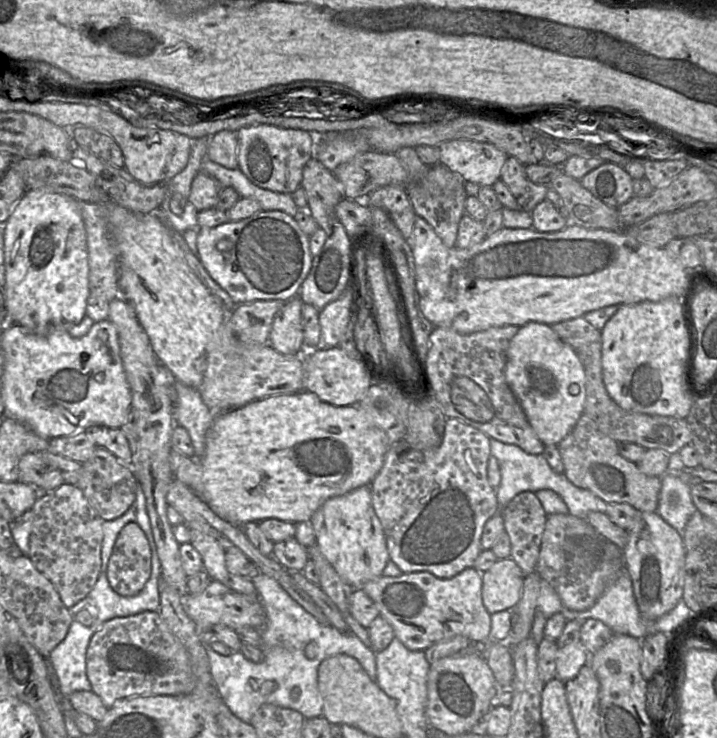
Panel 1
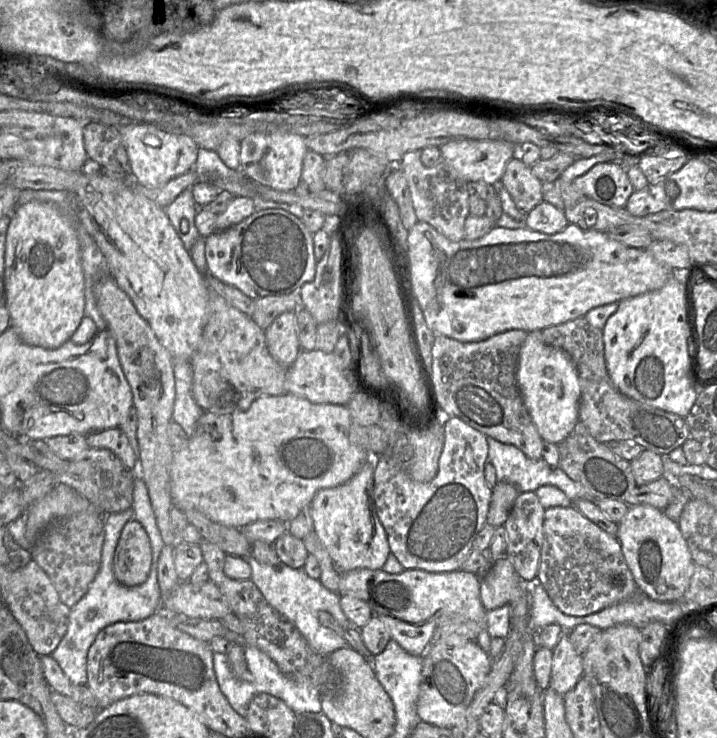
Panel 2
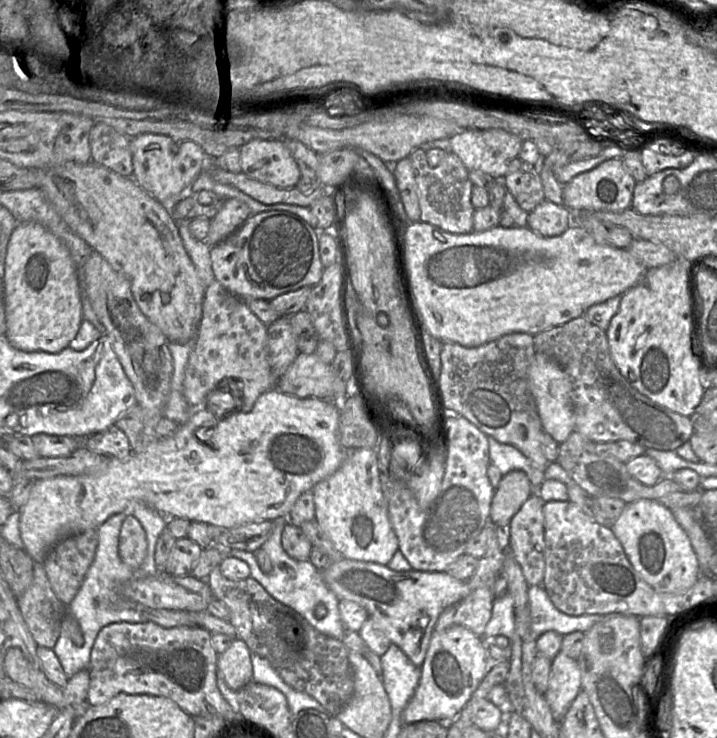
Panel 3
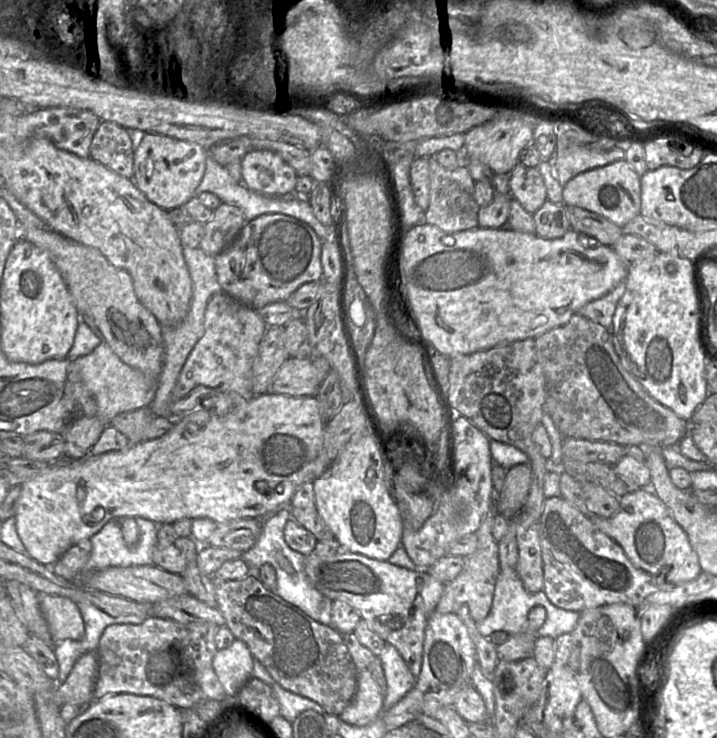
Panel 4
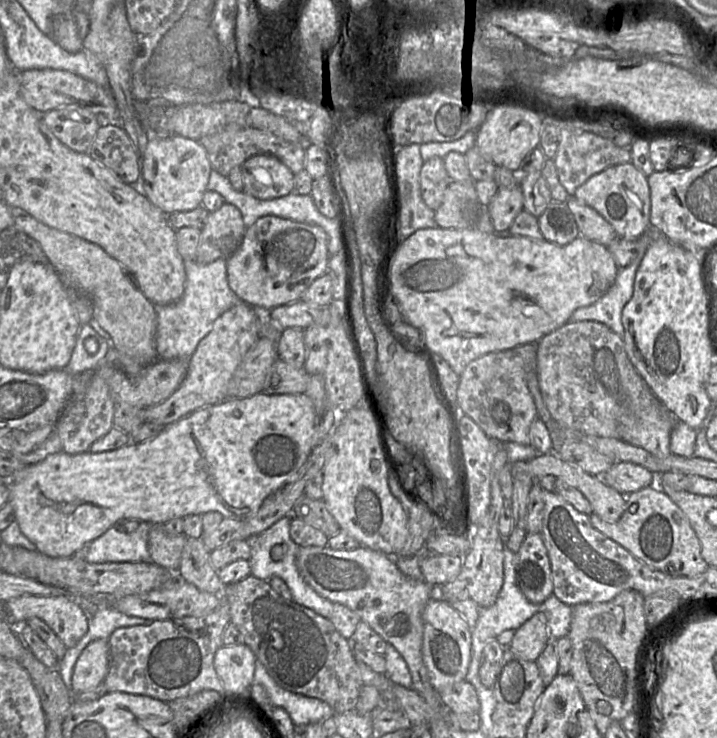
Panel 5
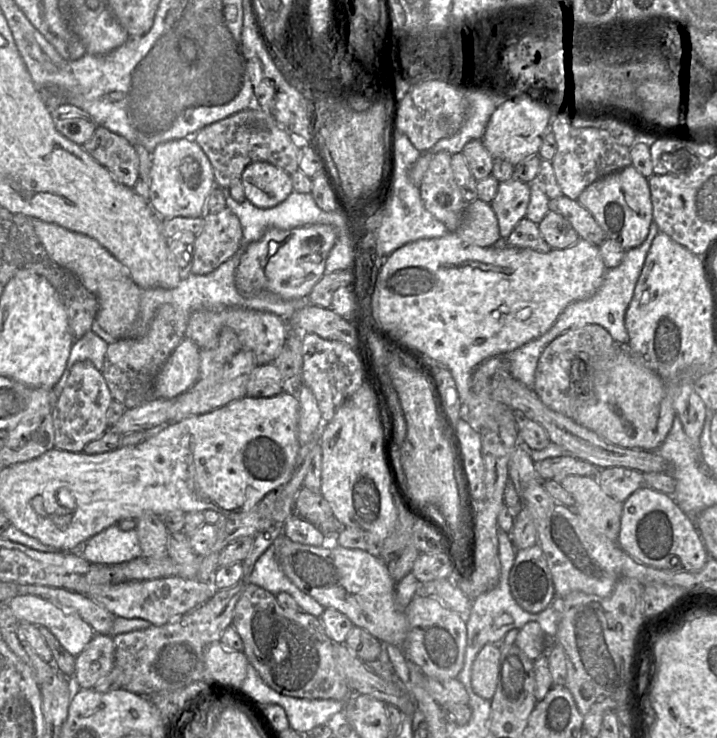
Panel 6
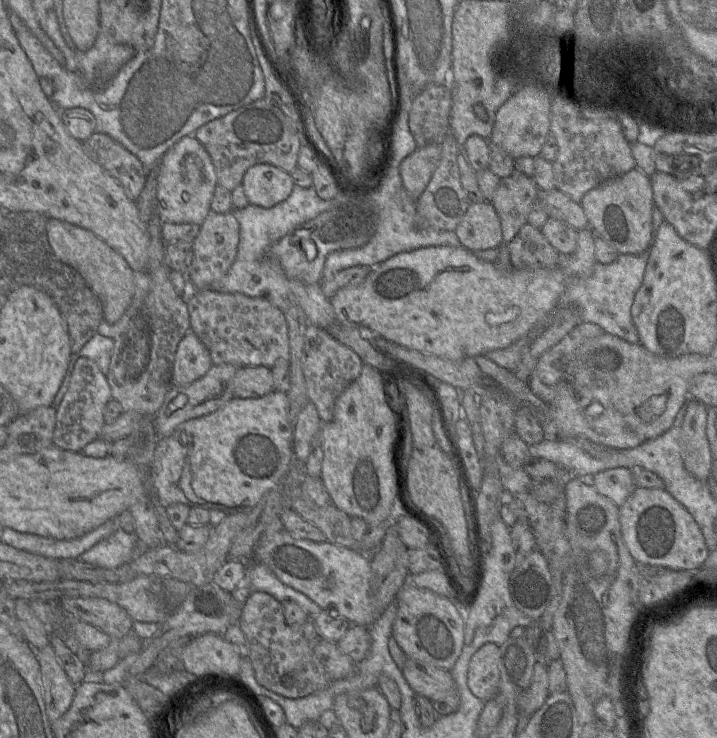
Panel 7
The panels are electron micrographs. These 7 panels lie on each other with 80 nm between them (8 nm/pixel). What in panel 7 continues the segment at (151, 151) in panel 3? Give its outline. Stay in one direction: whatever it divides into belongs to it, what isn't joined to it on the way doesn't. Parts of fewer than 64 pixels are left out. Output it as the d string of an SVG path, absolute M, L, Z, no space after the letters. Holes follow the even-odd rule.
M186 136L162 156L157 166L156 213L162 221L193 223L201 226L211 211L210 203L217 185L215 166L208 152L194 136Z

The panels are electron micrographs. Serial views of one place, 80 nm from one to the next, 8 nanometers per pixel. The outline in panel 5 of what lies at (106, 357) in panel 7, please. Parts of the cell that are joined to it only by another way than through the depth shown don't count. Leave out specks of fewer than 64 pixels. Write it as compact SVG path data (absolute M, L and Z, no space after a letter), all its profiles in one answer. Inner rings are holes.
M89 323L82 325L65 370L72 376L94 371L104 360L109 348L110 343L100 336Z

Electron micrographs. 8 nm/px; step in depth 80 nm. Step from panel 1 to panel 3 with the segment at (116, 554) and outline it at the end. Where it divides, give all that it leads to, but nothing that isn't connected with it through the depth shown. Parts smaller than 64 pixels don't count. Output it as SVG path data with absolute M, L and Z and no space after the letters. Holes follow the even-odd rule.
M128 515L124 520L119 537L119 556L132 569L141 566L147 555L147 538L140 522Z

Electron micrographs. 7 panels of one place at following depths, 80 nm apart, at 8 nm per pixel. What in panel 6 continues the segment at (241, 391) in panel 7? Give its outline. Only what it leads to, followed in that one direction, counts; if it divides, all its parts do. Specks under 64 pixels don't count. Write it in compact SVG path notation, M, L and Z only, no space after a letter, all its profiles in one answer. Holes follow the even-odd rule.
M273 362L257 365L246 386L248 397L272 397L283 392L283 378Z

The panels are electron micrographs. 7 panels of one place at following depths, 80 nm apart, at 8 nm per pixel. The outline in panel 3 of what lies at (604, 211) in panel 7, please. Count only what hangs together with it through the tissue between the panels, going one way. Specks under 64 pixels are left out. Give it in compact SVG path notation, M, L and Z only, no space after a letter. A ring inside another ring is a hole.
M622 158L607 160L590 171L575 176L563 186L564 206L572 212L621 212L631 208L636 181Z

